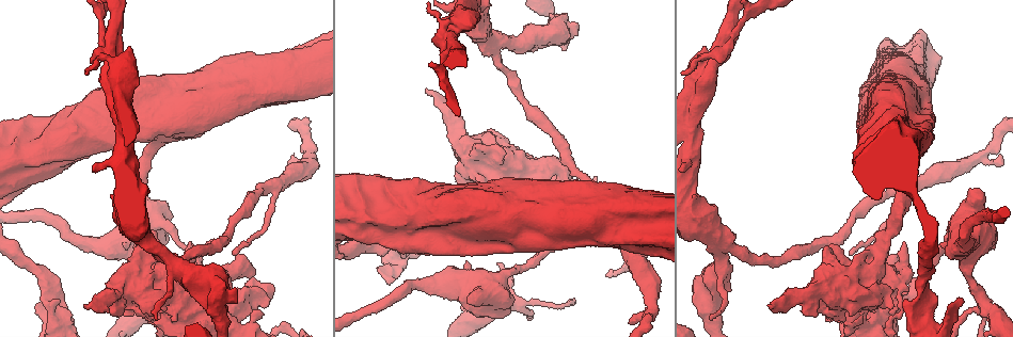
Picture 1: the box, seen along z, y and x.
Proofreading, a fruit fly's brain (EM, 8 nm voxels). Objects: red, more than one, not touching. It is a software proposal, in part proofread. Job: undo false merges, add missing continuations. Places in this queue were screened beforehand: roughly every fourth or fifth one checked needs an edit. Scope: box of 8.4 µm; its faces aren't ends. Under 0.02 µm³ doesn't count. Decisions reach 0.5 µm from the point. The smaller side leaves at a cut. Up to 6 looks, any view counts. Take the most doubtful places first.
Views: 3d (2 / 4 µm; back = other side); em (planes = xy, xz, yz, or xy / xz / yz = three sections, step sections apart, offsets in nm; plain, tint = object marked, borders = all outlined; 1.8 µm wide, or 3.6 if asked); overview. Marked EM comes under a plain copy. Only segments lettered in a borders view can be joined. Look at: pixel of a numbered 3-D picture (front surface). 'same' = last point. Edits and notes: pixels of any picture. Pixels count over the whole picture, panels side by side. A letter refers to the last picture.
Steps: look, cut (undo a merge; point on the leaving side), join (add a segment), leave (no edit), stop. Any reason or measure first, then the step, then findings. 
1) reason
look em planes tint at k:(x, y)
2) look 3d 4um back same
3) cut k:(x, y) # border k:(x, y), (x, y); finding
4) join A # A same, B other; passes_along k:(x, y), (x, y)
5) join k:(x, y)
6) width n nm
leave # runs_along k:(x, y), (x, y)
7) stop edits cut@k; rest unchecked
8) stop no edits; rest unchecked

thick turns thin
look em xz step 4 tint at 1:(513, 304)

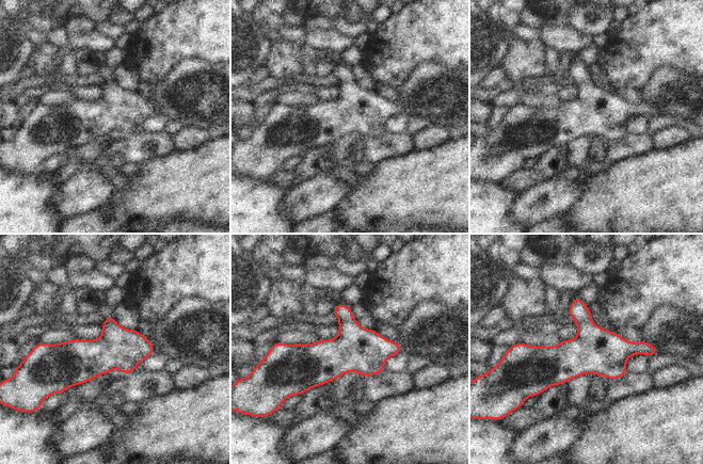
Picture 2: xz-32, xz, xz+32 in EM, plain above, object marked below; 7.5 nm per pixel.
cut it another way
look em planes borders same

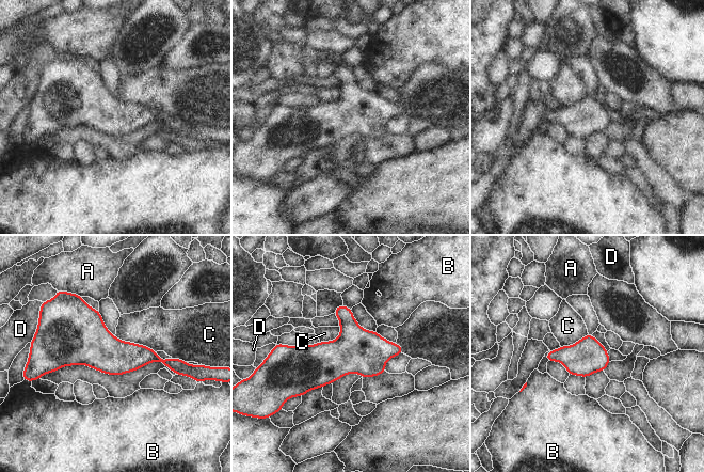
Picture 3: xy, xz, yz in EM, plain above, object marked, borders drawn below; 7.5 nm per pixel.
leave # A other, B other, C other, D other; runs_along 3:(287, 349), (293, 355), (400, 351); one neuron here

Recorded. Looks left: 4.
tapers out
look 3d 4um at 1:(710, 318)

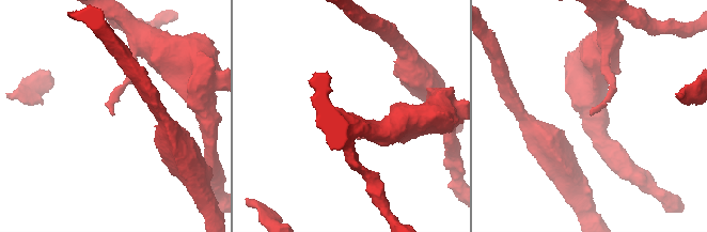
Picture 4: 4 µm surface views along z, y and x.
need the tissue
look em planes borders at 4:(350, 112)

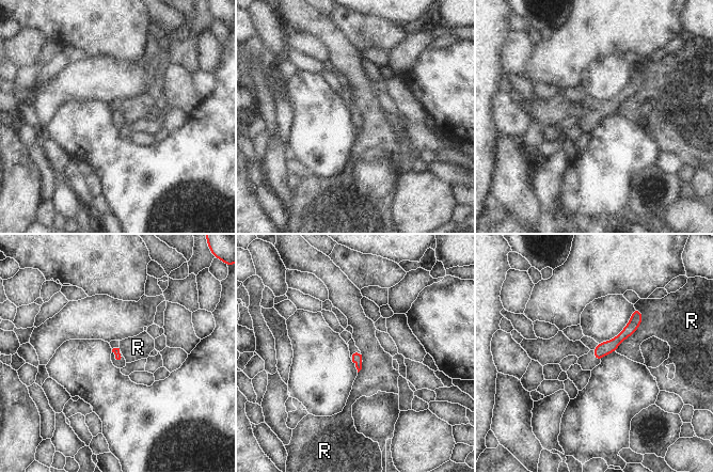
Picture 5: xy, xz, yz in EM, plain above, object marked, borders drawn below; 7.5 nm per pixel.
longest_contact R 380 nm
leave # R other; none of them fits

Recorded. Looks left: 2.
thick turns thin
look 3d 4um at 1:(515, 221)

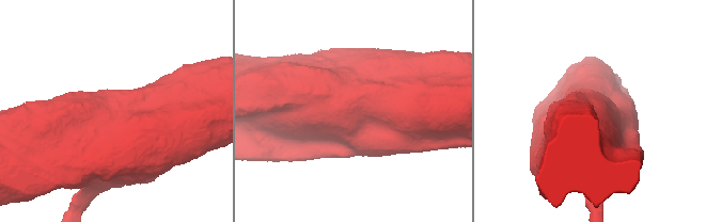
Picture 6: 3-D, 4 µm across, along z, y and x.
look em 3.6um planes borders at 6:(353, 113)

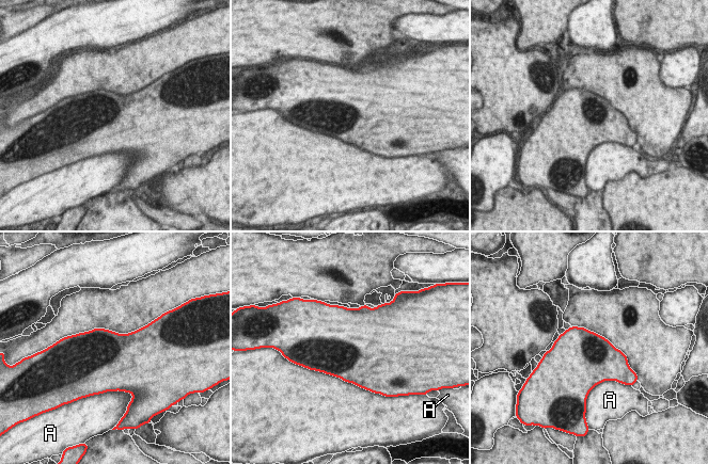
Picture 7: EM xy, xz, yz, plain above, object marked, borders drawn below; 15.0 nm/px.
leave # A other; border 7:(612, 380), (606, 380), (593, 387); one neuron here

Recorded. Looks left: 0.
stop no edits; rest unchecked

